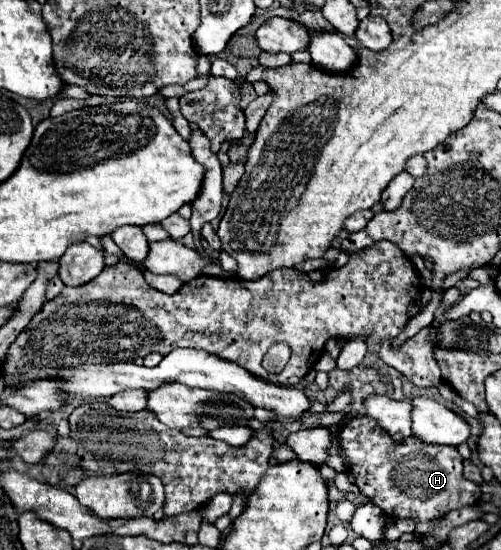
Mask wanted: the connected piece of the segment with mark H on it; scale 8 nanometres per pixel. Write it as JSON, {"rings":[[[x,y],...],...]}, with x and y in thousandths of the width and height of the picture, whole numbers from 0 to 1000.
{"rings":[[[701,760],[693,771],[677,782],[677,804],[681,804],[681,825],[697,847],[693,865],[705,873],[705,880],[721,891],[725,902],[733,902],[745,916],[752,916],[772,938],[780,942],[824,942],[832,949],[884,942],[892,931],[924,920],[940,920],[960,905],[960,884],[932,873],[924,865],[924,844],[920,829],[908,811],[864,811],[848,807],[828,793],[808,796],[804,804],[788,804],[752,775],[741,767],[741,760]]]}

